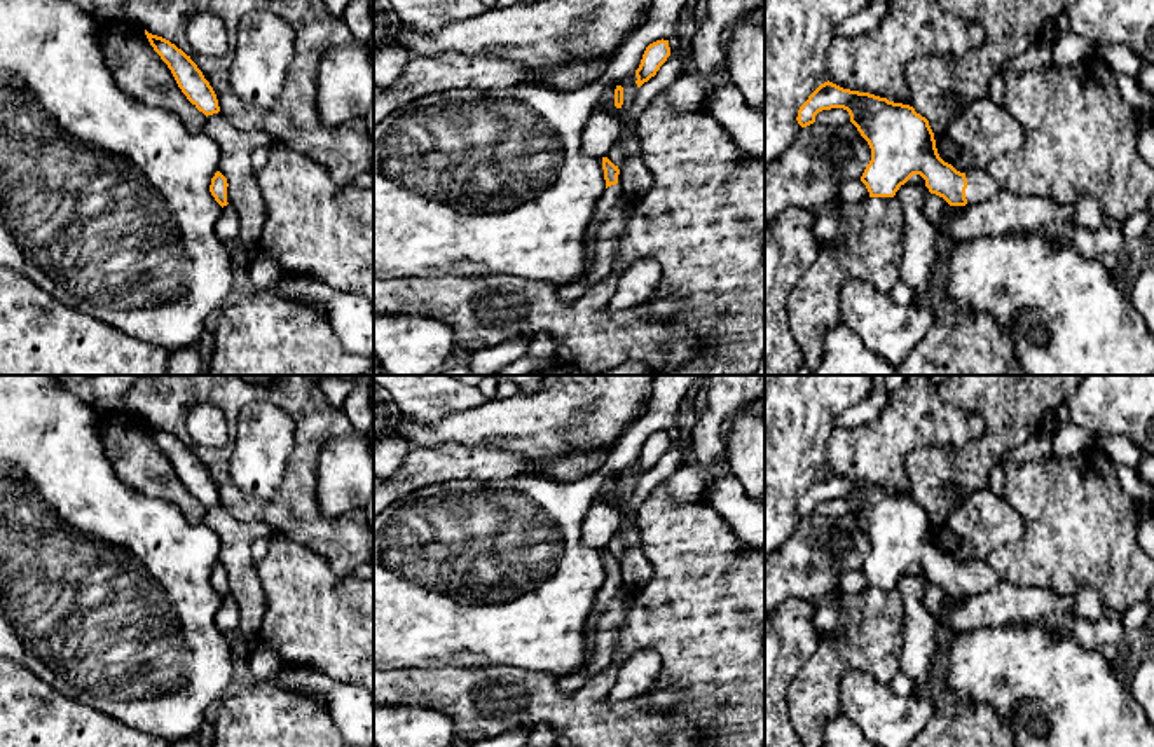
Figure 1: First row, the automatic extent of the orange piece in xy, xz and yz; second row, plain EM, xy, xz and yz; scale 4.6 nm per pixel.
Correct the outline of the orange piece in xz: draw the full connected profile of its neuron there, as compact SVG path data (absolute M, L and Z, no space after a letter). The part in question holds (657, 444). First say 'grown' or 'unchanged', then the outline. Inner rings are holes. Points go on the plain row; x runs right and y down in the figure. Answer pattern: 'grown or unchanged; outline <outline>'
unchanged; outline M662 429L649 435L642 445L639 459L635 461L637 478L641 478L644 473L655 468L669 447L670 447L669 431Z

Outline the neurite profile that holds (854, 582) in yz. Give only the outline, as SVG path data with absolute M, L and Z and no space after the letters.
M850 571L840 578L838 592L841 593L861 593L869 588L866 576L861 571Z

